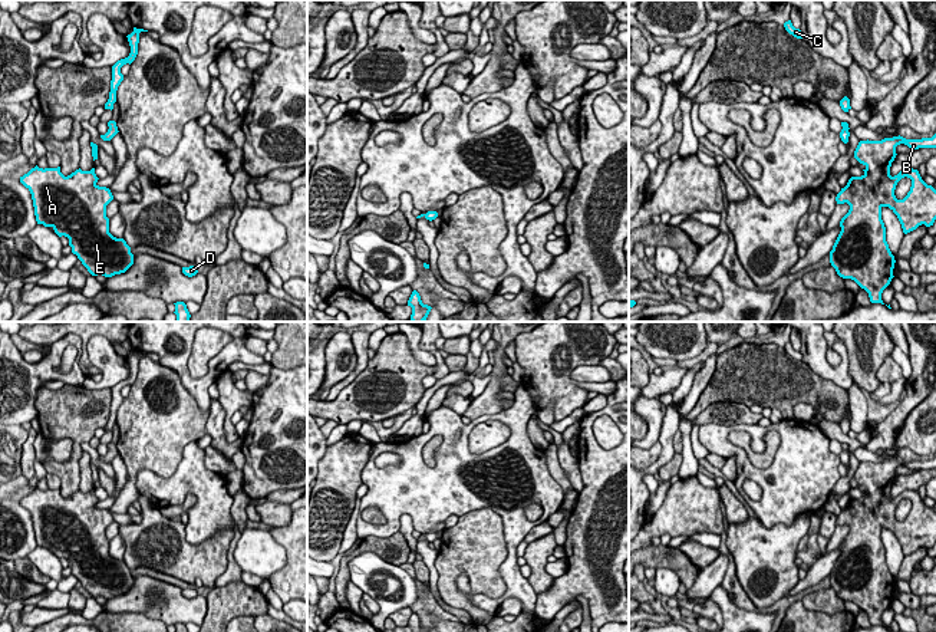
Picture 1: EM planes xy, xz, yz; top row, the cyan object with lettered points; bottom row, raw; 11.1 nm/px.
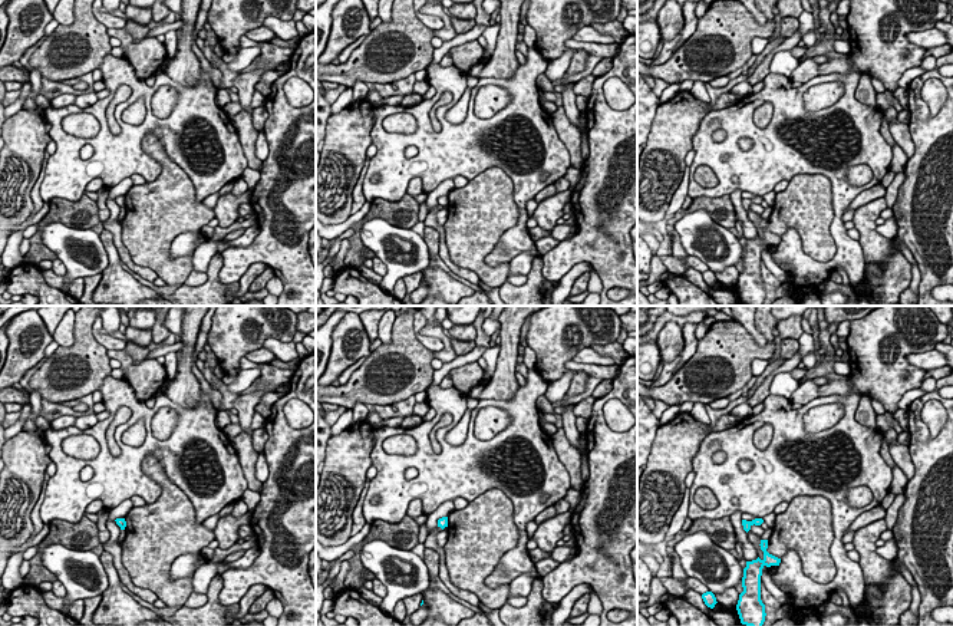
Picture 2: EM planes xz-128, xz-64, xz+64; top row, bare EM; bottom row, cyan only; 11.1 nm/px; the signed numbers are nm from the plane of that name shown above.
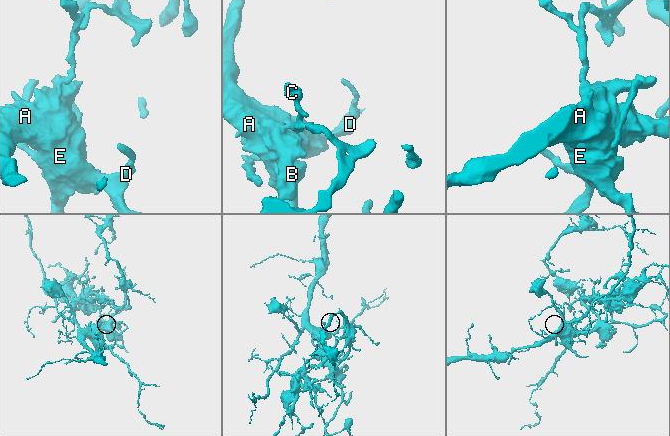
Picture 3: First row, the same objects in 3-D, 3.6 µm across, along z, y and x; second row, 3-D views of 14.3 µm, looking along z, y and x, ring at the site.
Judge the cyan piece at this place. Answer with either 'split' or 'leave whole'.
leave whole

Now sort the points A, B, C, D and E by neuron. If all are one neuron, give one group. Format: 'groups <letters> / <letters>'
groups A B C D E

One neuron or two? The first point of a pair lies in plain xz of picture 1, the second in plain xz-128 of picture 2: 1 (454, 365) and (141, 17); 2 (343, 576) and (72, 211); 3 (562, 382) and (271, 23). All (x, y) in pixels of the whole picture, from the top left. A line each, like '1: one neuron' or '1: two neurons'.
1: two neurons
2: one neuron
3: two neurons

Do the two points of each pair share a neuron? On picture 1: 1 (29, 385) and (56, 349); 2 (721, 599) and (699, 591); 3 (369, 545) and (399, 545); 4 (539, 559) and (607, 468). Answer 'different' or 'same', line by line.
1: same
2: different
3: same
4: different

